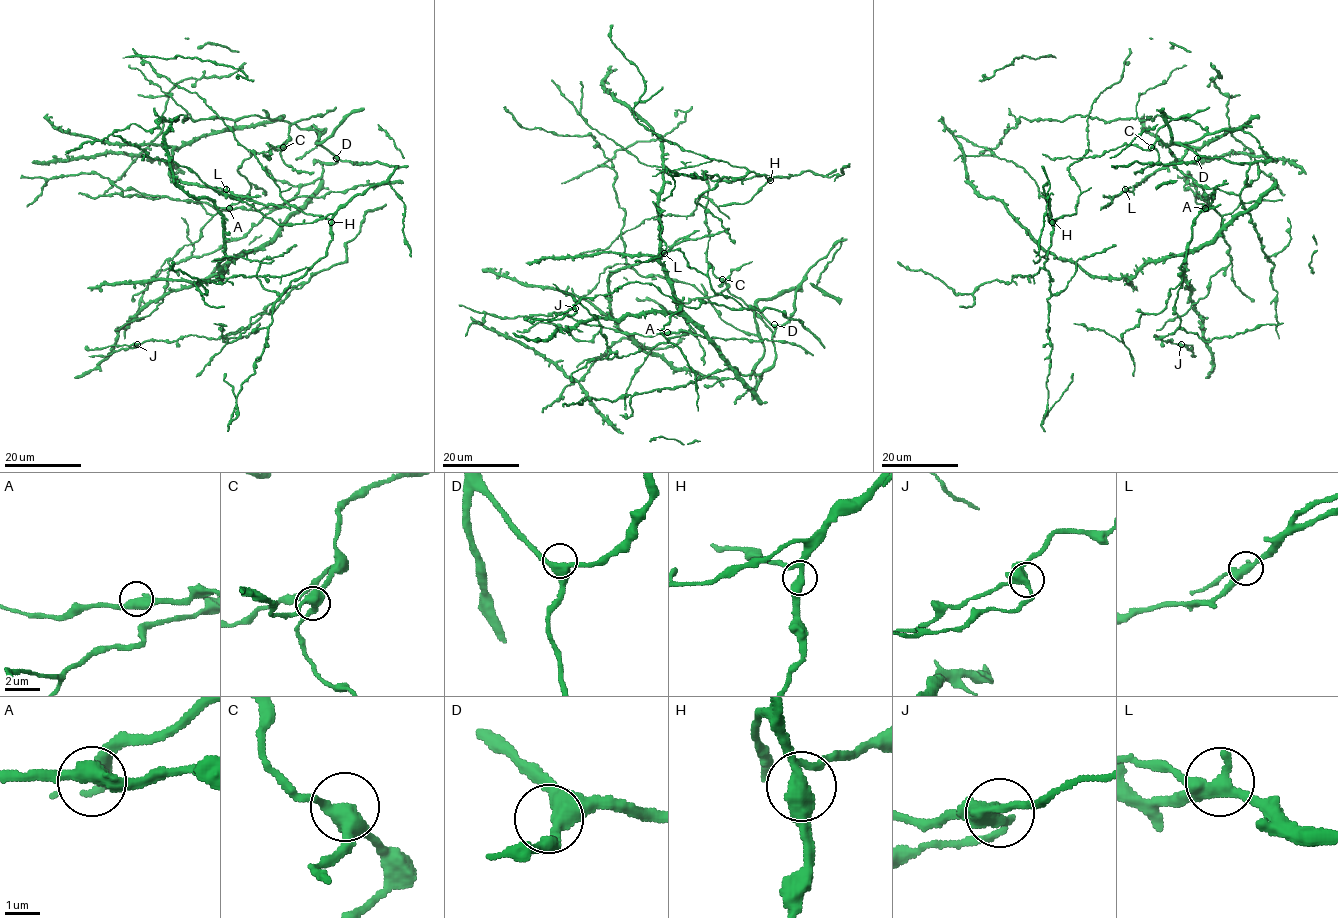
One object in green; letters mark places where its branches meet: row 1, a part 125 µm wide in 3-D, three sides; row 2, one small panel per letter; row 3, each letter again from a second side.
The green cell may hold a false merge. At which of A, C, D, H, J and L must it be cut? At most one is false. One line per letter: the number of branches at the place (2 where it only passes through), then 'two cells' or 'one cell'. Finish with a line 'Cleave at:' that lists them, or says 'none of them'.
A: 3 branches meet; one cell
C: 3 branches meet; one cell
D: 3 branches meet; one cell
H: 3 branches meet; one cell
J: 3 branches meet; one cell
L: 3 branches meet; one cell
Cleave at: none of them

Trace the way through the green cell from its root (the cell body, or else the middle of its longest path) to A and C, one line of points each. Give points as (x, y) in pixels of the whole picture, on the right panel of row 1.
A: (1191, 290), (1190, 300), (1195, 303), (1207, 294), (1210, 277), (1230, 261), (1221, 217), (1209, 205), (1205, 208)
C: (1191, 290), (1192, 303), (1207, 294), (1230, 261), (1229, 246), (1203, 188), (1161, 140), (1151, 147)

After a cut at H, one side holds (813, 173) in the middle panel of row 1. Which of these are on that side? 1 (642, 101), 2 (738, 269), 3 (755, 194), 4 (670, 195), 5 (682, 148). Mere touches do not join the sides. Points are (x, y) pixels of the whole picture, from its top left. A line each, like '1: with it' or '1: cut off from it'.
1: cut off from it
2: with it
3: with it
4: cut off from it
5: cut off from it

